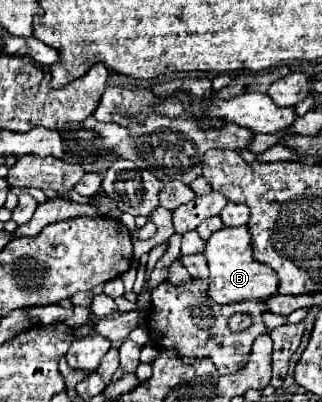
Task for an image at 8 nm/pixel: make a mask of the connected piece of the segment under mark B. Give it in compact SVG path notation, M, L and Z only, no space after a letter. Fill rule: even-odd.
M247 226L221 228L207 240L207 248L203 254L211 270L209 296L217 304L233 304L233 302L245 302L245 300L257 300L257 298L267 300L277 294L279 278L267 264L259 264L253 258L251 232Z

